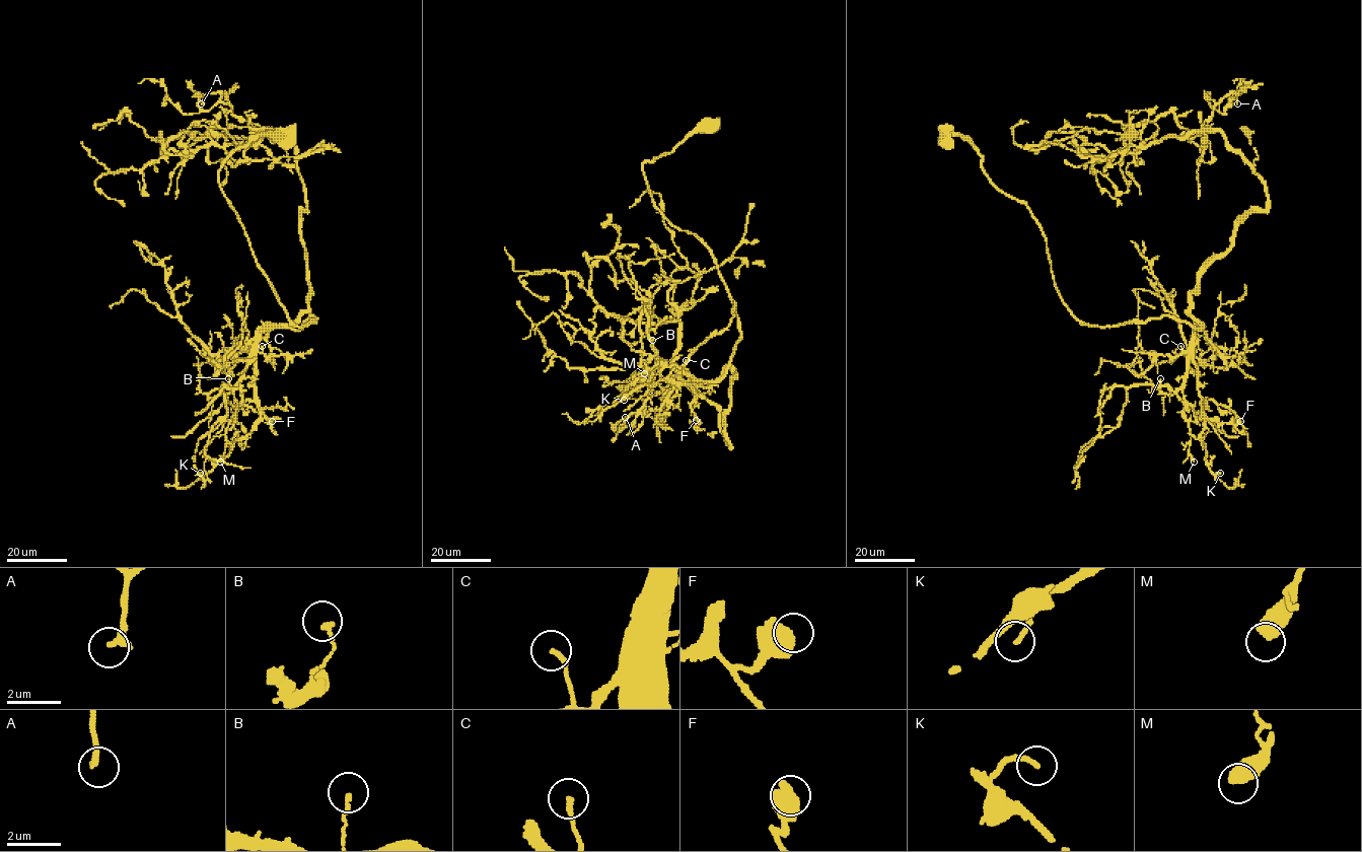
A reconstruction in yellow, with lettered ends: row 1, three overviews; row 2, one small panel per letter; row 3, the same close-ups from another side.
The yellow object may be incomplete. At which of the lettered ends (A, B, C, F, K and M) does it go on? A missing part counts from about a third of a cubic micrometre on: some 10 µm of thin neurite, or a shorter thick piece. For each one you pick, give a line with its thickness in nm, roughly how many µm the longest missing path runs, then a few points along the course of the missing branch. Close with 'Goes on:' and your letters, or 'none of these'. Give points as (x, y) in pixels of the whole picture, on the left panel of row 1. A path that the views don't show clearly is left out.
A: 280 nm thick; about 10 µm are missing; missing branch runs (201, 103), (201, 115), (210, 134)
Goes on: A

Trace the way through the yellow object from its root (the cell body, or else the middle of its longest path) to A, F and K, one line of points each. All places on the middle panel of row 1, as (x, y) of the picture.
A: (709, 125), (642, 172), (737, 317), (715, 381), (734, 371), (730, 445), (687, 381), (625, 417)
F: (709, 125), (642, 164), (654, 205), (709, 250), (740, 332), (721, 378), (679, 372), (695, 394), (696, 420)
K: (709, 125), (642, 172), (654, 205), (709, 250), (740, 339), (721, 378), (679, 372), (683, 383), (624, 400)

